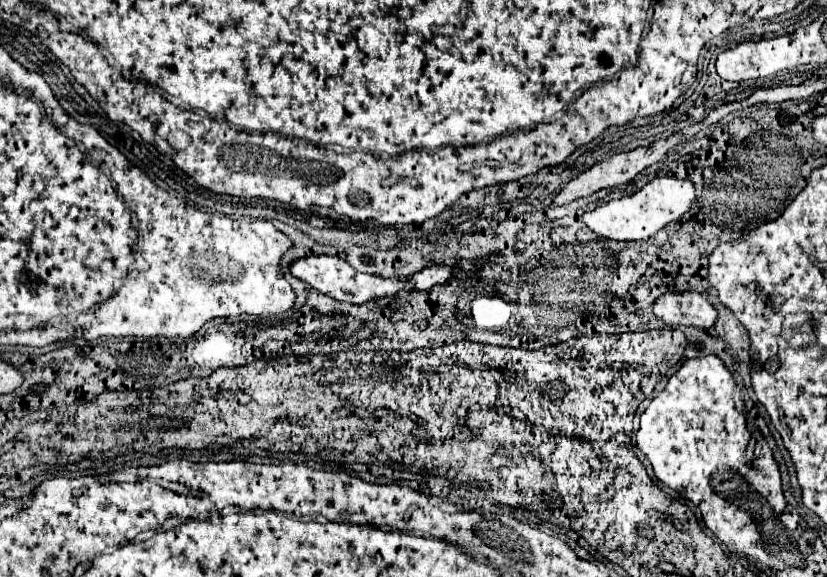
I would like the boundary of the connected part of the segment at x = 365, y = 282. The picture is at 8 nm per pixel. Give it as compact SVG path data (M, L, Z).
M310 256L310 258L300 258L292 264L290 272L304 280L306 284L310 284L314 290L334 298L334 300L342 300L342 302L350 302L350 304L364 304L370 300L378 300L384 296L396 296L400 292L414 292L414 290L430 290L434 284L446 284L450 278L456 278L458 274L476 274L480 272L486 264L490 264L490 258L476 258L474 264L460 260L456 266L448 266L448 264L430 264L426 268L422 268L420 272L408 276L408 278L382 278L382 276L374 276L374 274L362 274L356 272L348 262L344 262L338 256Z

